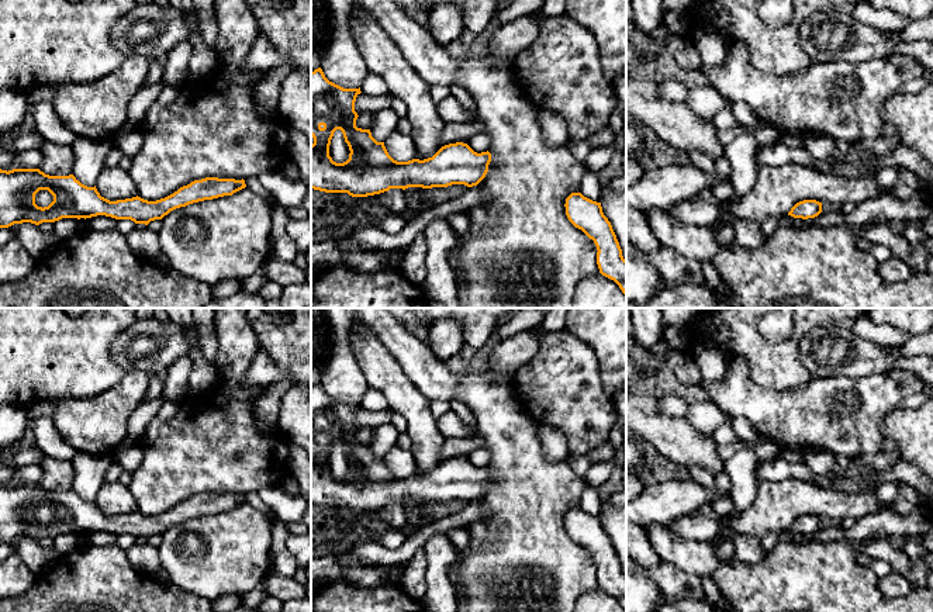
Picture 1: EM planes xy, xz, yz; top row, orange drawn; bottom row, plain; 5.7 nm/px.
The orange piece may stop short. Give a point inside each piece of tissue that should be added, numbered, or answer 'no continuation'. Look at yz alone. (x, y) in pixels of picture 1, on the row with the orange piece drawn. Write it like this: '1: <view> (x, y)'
no continuation

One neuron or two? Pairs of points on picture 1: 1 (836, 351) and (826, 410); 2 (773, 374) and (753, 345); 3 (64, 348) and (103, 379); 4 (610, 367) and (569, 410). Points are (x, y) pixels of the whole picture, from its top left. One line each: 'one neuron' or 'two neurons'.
1: two neurons
2: one neuron
3: one neuron
4: two neurons

